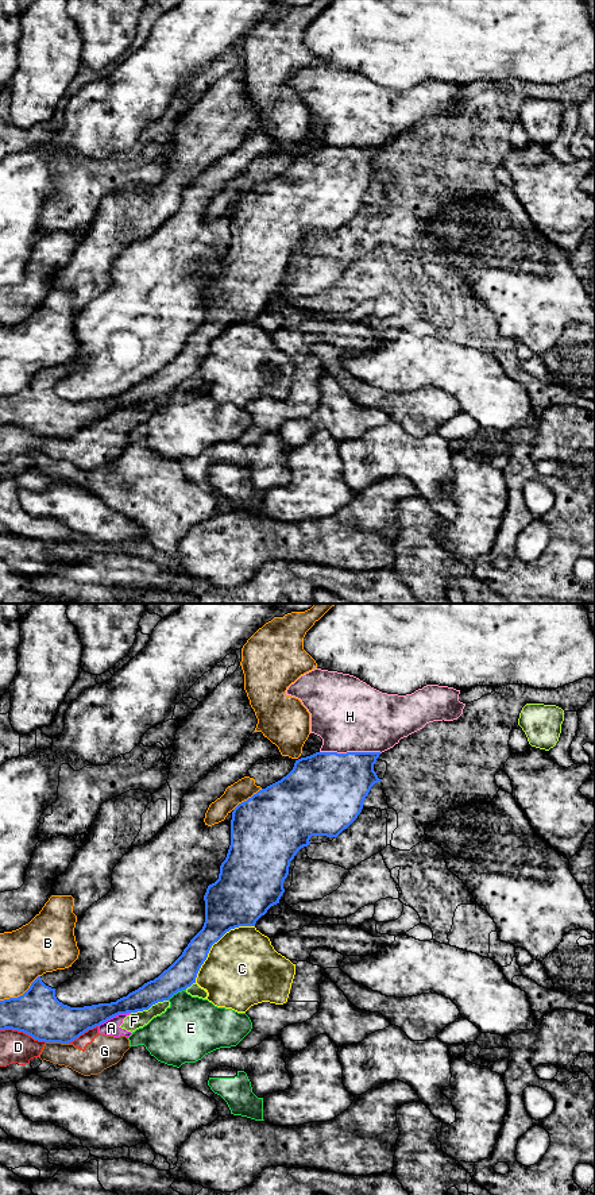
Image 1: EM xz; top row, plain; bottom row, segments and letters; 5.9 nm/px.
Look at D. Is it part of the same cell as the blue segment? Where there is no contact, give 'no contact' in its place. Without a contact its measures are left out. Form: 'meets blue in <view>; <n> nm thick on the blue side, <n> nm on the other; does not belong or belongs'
meets blue in xz; 280 nm thick on the blue side, 190 nm on the other; does not belong

